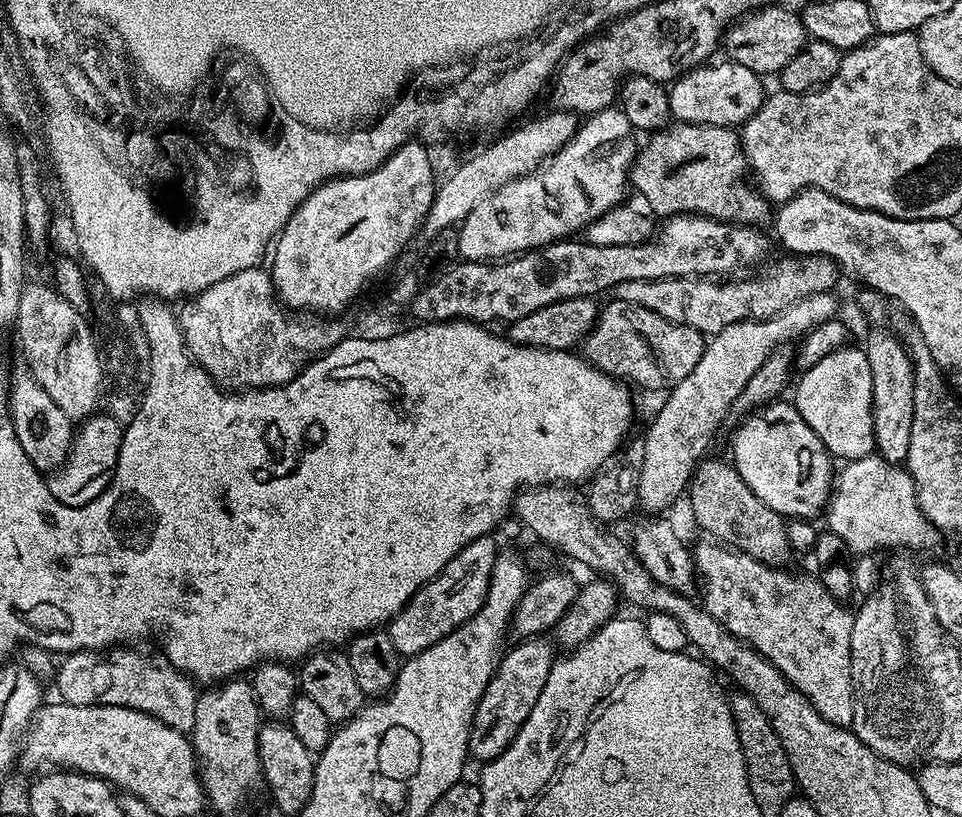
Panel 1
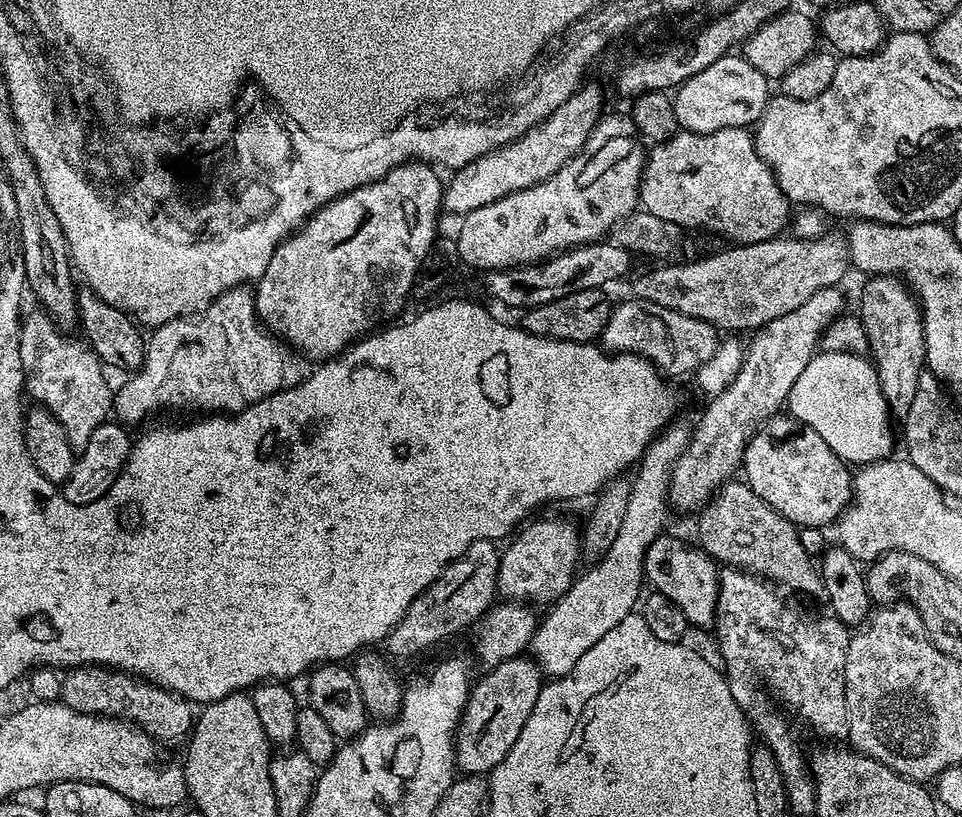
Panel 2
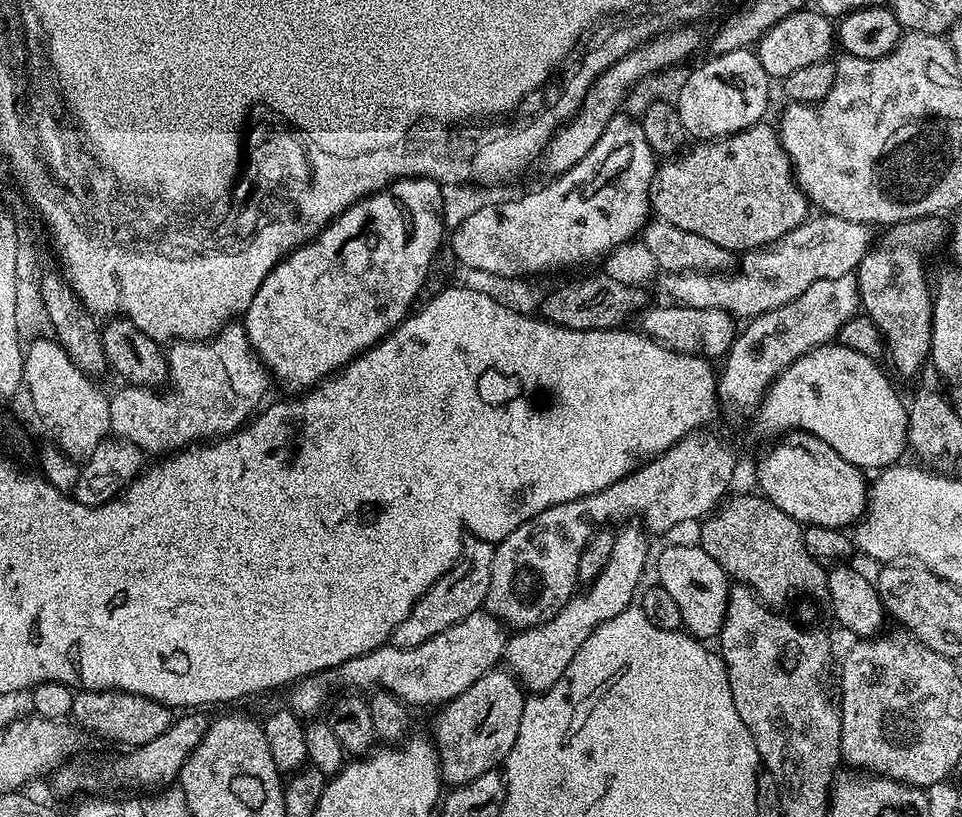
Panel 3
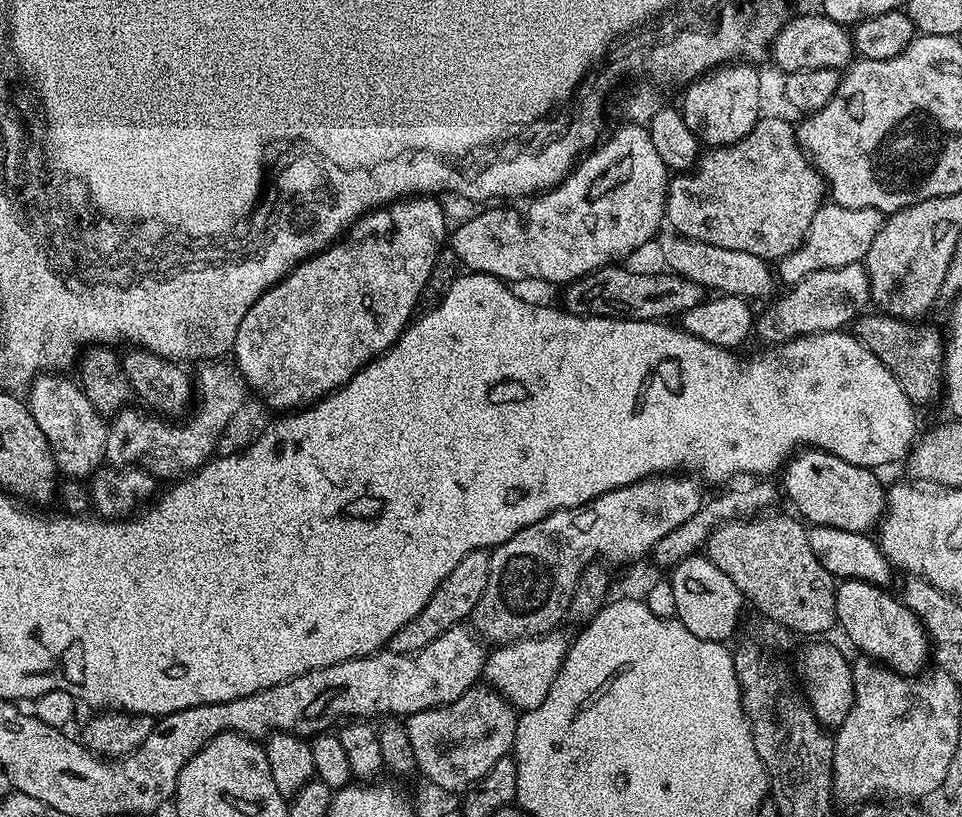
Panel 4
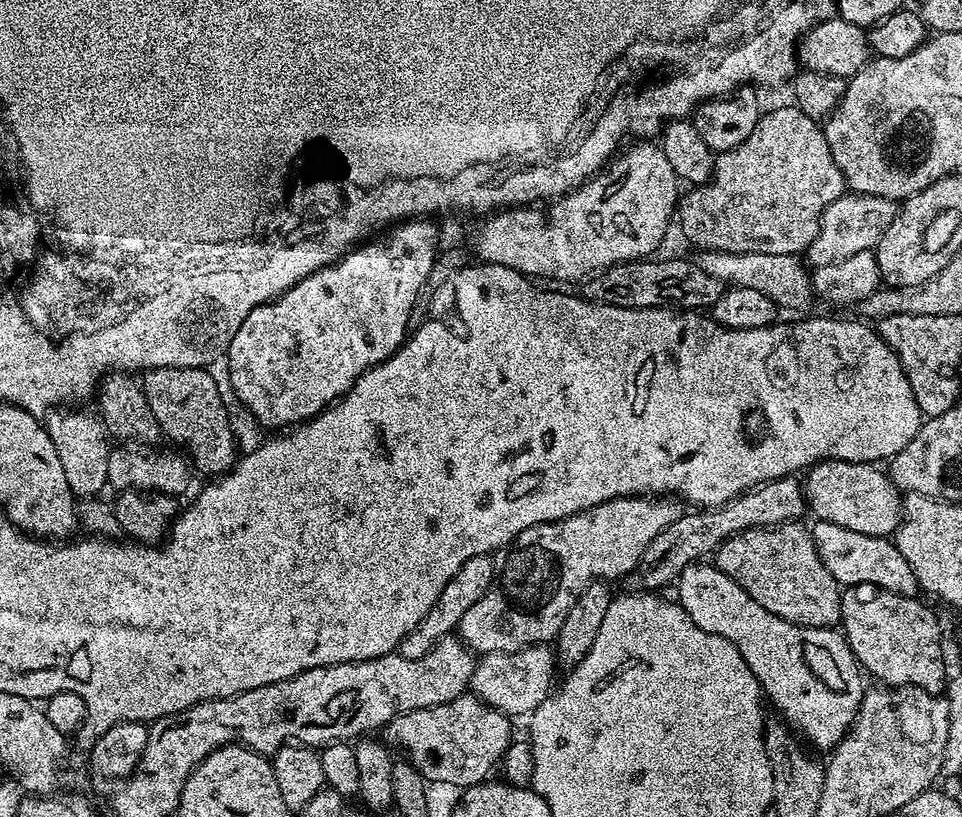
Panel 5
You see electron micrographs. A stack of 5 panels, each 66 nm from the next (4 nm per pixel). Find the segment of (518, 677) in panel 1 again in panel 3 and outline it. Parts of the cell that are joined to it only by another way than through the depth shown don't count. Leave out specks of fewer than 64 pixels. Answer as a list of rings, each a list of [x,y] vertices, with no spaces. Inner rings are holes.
[[[493,670],[482,674],[470,690],[462,690],[458,698],[448,701],[437,711],[440,713],[430,739],[436,745],[440,775],[445,785],[465,784],[503,765],[510,754],[510,746],[514,746],[514,738],[518,738],[525,699],[525,689],[511,672]]]

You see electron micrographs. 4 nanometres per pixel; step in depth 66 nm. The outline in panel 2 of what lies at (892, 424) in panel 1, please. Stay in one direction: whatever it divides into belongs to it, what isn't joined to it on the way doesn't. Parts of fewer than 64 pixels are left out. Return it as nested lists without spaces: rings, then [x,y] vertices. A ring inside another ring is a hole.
[[[874,276],[865,281],[860,292],[858,315],[866,330],[870,359],[876,367],[889,413],[902,418],[914,403],[918,378],[926,368],[924,315],[920,313],[920,302],[913,296],[912,289],[899,276]]]

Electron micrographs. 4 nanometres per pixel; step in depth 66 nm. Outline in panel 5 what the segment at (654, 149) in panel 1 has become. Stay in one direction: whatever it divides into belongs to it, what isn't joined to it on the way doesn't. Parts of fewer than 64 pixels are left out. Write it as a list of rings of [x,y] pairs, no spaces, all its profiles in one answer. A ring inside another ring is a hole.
[[[795,106],[788,108],[772,108],[763,113],[758,122],[758,126],[754,126],[754,134],[750,134],[750,138],[746,138],[746,142],[742,142],[742,146],[734,146],[734,150],[726,150],[719,153],[715,157],[712,176],[709,180],[699,186],[693,187],[691,190],[683,193],[682,199],[678,204],[678,224],[680,220],[680,232],[692,244],[697,244],[697,249],[706,252],[733,252],[734,254],[797,254],[807,253],[808,247],[814,242],[814,238],[820,229],[820,219],[826,210],[826,206],[830,206],[830,202],[834,202],[839,196],[845,195],[846,185],[844,175],[838,166],[838,162],[834,162],[834,158],[830,154],[830,146],[824,137],[823,127],[817,121],[810,119],[806,114],[802,114],[802,110],[798,110]]]

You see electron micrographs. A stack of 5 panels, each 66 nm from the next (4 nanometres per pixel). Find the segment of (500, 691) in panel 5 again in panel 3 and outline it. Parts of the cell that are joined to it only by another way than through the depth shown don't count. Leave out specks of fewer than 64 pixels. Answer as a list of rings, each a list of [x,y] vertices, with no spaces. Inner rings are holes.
[[[632,526],[621,527],[615,533],[616,541],[614,542],[614,550],[610,554],[610,562],[606,562],[606,570],[602,570],[602,574],[598,574],[598,578],[594,578],[592,584],[577,591],[572,599],[566,602],[566,606],[562,606],[562,610],[558,610],[558,614],[554,614],[554,618],[548,623],[540,624],[536,628],[525,628],[509,635],[508,644],[504,648],[503,663],[506,665],[507,671],[511,672],[529,693],[543,694],[548,692],[550,686],[554,686],[554,682],[558,682],[558,678],[562,678],[562,674],[566,674],[566,666],[570,666],[570,662],[574,662],[574,654],[578,654],[578,650],[582,650],[582,642],[586,642],[586,638],[590,638],[590,634],[594,634],[594,630],[598,626],[602,626],[602,622],[622,614],[622,610],[633,607],[635,600],[632,599],[636,596],[640,575],[643,574],[644,567],[647,564],[649,567],[650,564],[650,556],[648,560],[648,539],[650,536],[643,527],[628,527]]]

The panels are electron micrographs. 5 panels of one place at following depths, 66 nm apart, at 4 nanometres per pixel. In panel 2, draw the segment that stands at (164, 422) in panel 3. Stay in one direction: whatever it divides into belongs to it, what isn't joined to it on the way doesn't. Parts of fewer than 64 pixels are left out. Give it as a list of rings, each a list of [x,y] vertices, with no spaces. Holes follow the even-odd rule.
[[[247,287],[231,288],[229,292],[223,292],[217,300],[213,300],[212,303],[195,318],[181,318],[171,320],[166,324],[158,324],[151,329],[151,332],[152,337],[149,338],[148,336],[146,340],[142,367],[135,374],[130,375],[132,377],[130,377],[120,389],[117,387],[114,392],[115,419],[123,422],[125,425],[133,426],[132,424],[138,423],[139,420],[146,419],[148,412],[156,412],[159,408],[189,408],[190,411],[196,412],[192,414],[235,414],[246,410],[251,404],[262,402],[262,398],[272,396],[275,392],[285,387],[286,380],[284,380],[284,371],[288,368],[289,349],[261,324],[260,317],[256,315],[256,297]]]

